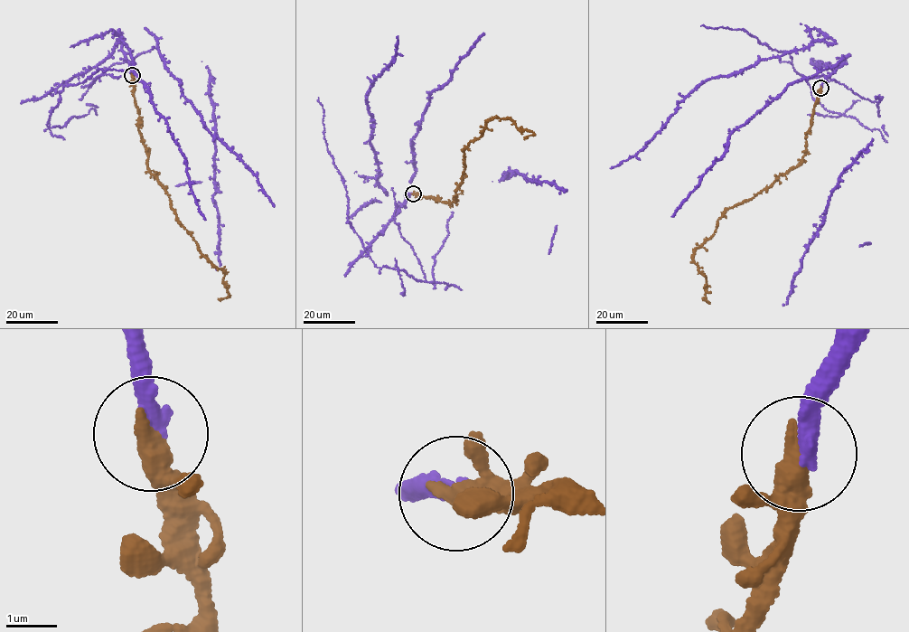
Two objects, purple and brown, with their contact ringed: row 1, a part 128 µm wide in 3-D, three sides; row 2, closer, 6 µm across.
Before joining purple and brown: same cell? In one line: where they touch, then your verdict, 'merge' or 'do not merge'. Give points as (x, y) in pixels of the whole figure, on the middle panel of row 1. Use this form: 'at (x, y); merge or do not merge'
at (413, 193); merge

